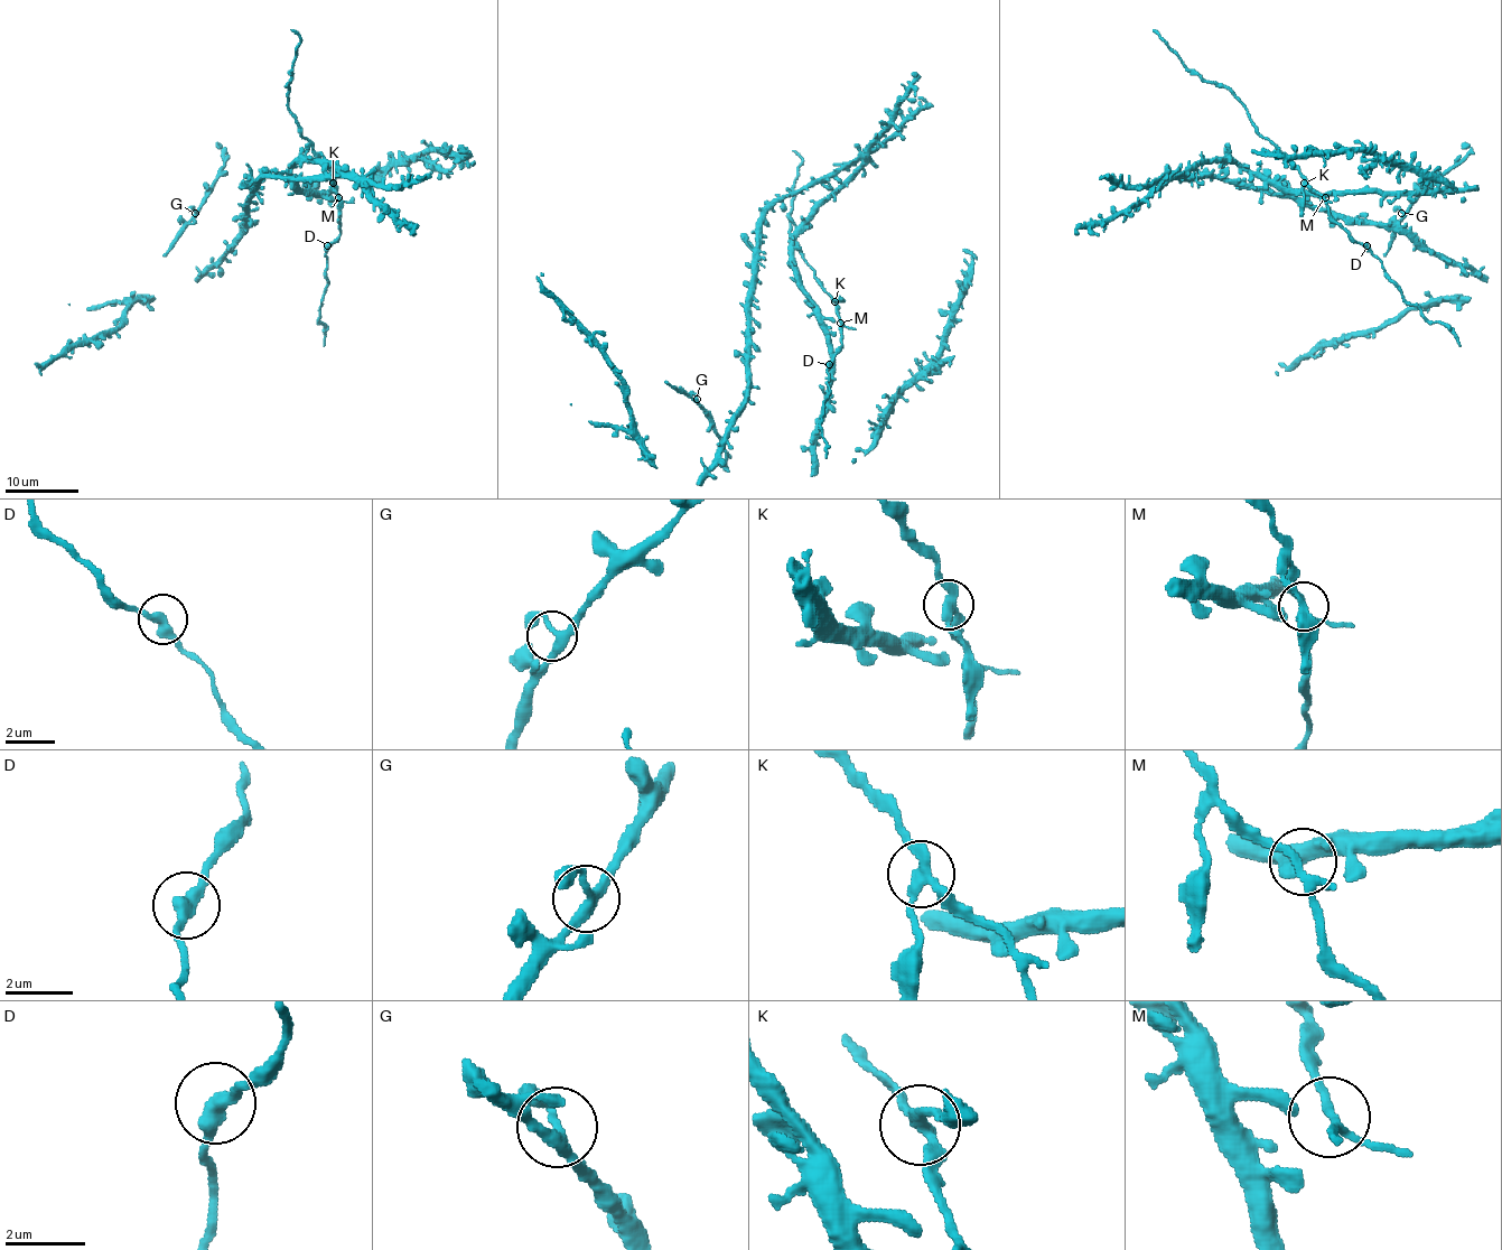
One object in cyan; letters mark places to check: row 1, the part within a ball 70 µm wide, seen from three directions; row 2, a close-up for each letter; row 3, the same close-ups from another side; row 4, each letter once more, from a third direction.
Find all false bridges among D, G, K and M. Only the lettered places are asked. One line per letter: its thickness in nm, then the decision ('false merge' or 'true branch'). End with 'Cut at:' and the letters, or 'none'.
D: 380 nm | true branch
G: 280 nm | true branch
K: 280 nm | false merge
M: 180 nm | true branch
Cut at: K

